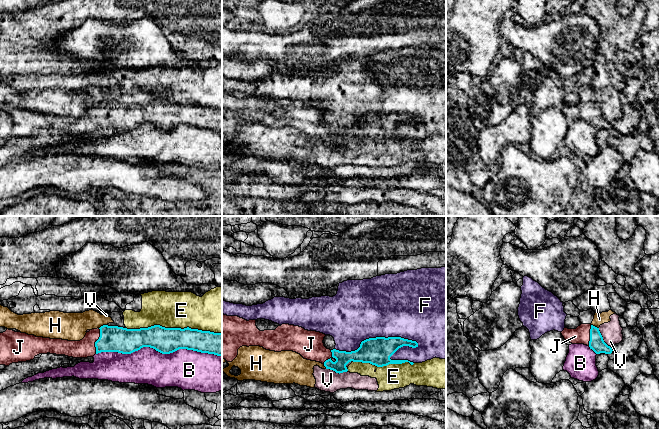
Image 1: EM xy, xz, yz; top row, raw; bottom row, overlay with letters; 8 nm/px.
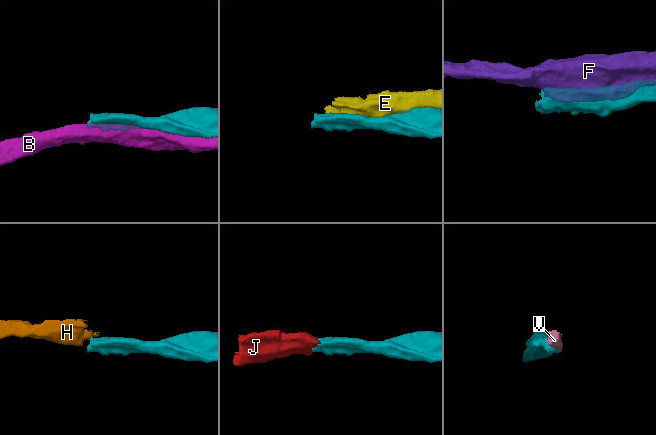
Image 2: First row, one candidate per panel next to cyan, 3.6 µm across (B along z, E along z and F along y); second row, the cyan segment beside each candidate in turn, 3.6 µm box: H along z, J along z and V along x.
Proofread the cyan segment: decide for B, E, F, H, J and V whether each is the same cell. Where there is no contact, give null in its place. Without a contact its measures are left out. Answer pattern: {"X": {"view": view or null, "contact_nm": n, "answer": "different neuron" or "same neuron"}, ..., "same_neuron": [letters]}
{"B": {"view": "xy", "contact_nm": 1000, "answer": "different neuron"}, "E": {"view": "xy", "contact_nm": 750, "answer": "different neuron"}, "F": {"view": "xz", "contact_nm": 650, "answer": "different neuron"}, "H": {"view": "xy", "contact_nm": 70, "answer": "different neuron"}, "J": {"view": "xy", "contact_nm": 220, "answer": "same neuron"}, "V": {"view": "xz", "contact_nm": 180, "answer": "different neuron"}, "same_neuron": ["J"]}

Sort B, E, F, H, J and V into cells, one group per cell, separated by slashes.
B / E H V / F / J

